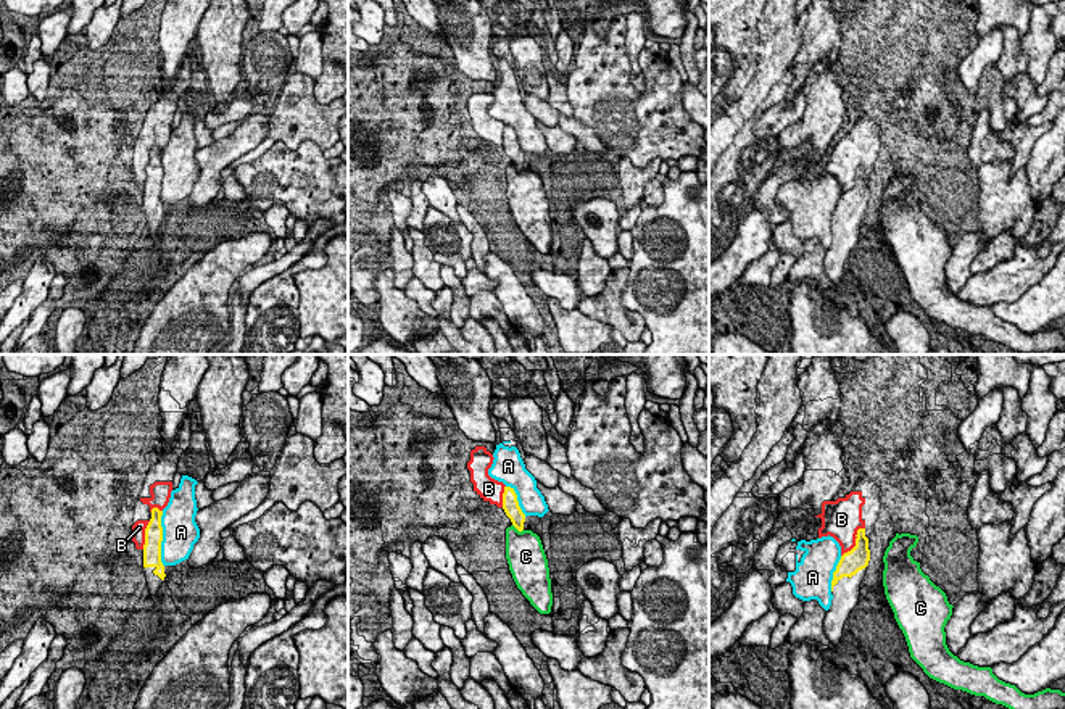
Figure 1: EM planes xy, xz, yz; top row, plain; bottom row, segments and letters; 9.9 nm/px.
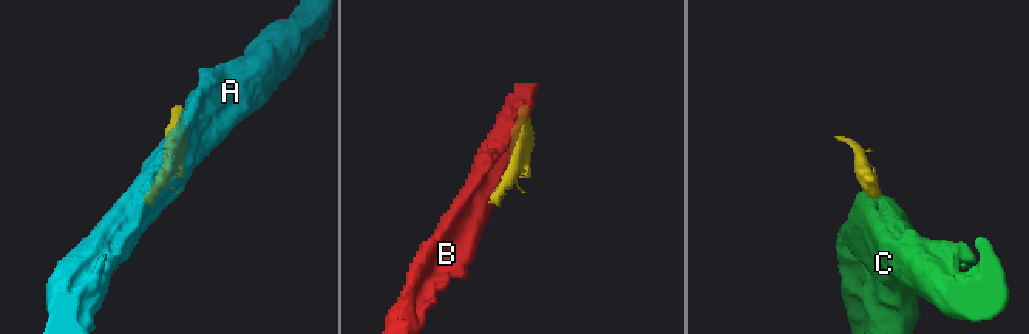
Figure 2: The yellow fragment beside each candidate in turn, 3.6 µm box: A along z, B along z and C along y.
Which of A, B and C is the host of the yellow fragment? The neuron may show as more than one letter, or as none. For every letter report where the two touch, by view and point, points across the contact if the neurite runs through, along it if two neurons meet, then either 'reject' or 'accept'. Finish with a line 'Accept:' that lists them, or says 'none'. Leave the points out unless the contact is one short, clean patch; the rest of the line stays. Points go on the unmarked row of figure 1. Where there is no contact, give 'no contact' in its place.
A: xy (161, 178) | reject
B: yz (856, 181) | reject
C: xz (517, 168) | reject
Accept: none

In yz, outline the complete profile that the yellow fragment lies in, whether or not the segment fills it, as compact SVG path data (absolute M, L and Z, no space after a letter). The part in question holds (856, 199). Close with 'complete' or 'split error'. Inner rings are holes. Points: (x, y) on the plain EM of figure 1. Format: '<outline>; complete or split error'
M859 168L856 185L844 192L833 211L831 245L823 258L823 271L836 285L843 276L844 263L860 237L860 222L870 200L868 177L865 168Z; split error

